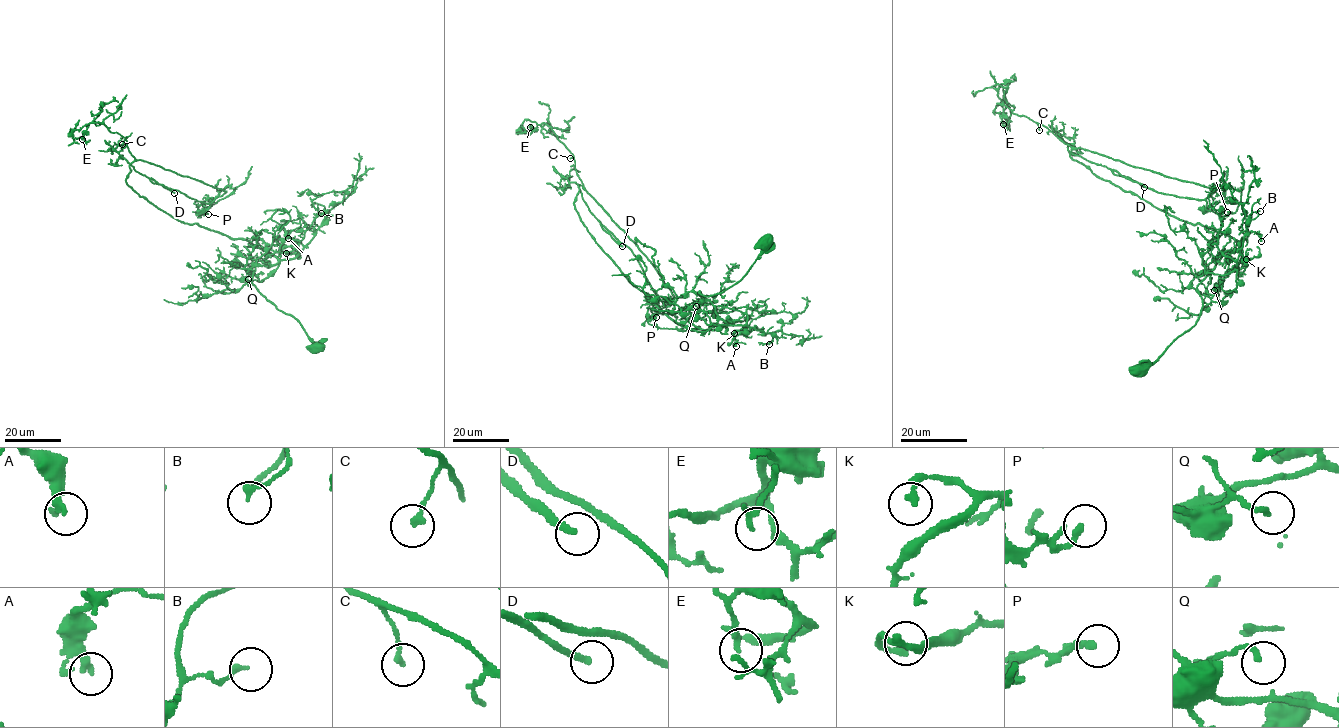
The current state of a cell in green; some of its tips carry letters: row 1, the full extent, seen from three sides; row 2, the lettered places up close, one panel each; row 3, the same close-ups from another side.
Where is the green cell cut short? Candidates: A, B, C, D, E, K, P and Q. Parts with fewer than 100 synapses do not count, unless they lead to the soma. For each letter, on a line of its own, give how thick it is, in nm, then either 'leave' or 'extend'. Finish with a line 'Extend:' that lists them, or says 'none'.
A: 200 nm thick; leave
B: 170 nm thick; leave
C: 180 nm thick; leave
D: 240 nm thick; extend
E: 200 nm thick; leave
K: 260 nm thick; leave
P: 220 nm thick; leave
Q: 170 nm thick; leave
Extend: D

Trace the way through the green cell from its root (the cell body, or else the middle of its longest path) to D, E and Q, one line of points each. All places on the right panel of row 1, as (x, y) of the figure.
D: (1138, 368), (1149, 366), (1195, 324), (1203, 305), (1197, 285), (1241, 243), (1169, 215), (1070, 154), (1144, 187)
E: (1138, 368), (1195, 324), (1197, 285), (1241, 242), (1096, 176), (1046, 127), (997, 104), (1003, 124)
Q: (1138, 368), (1149, 366), (1198, 320), (1197, 285), (1207, 272), (1236, 270), (1234, 290), (1214, 290)

